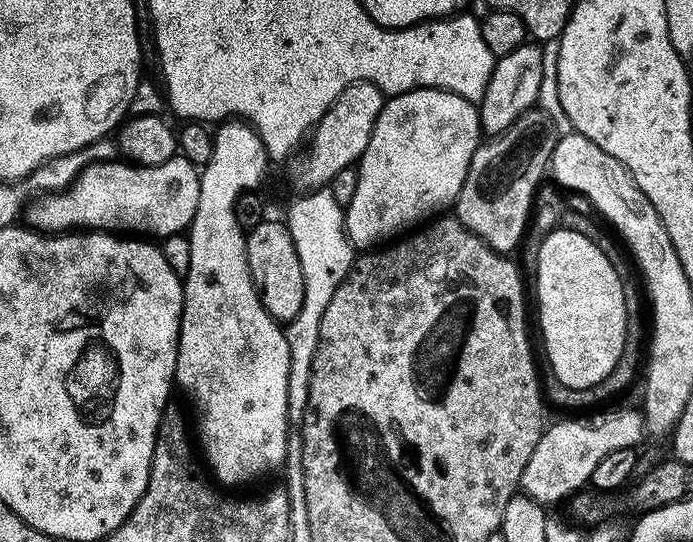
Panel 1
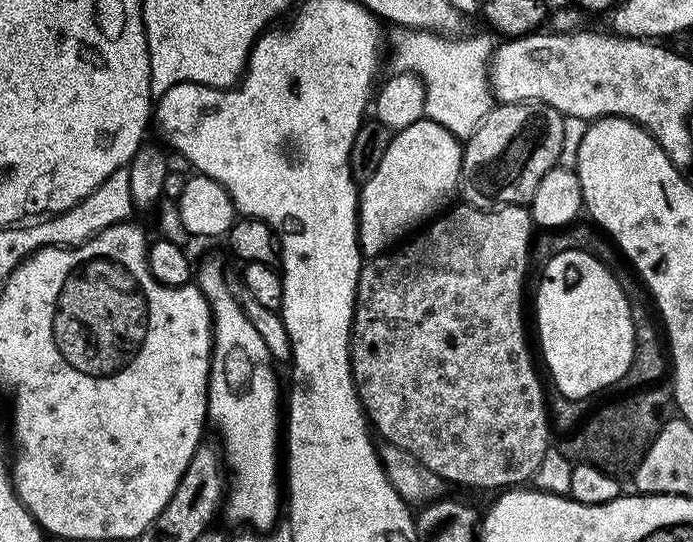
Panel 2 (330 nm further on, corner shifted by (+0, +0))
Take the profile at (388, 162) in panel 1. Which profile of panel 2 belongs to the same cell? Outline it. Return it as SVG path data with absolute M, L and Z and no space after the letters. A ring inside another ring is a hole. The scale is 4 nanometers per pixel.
M419 120L395 133L390 142L390 150L386 150L382 158L382 166L378 166L378 170L374 170L374 178L367 180L359 189L361 253L368 258L381 256L397 242L415 233L425 222L443 213L453 203L452 195L457 195L463 157L461 141L454 134L450 134L450 130L446 130L433 120Z

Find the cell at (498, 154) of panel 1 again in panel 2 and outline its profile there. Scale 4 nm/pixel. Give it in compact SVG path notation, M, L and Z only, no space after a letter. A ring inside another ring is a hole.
M535 102L497 103L486 114L473 136L463 145L459 195L474 208L495 208L501 204L531 205L538 182L561 163L566 117L554 106Z

